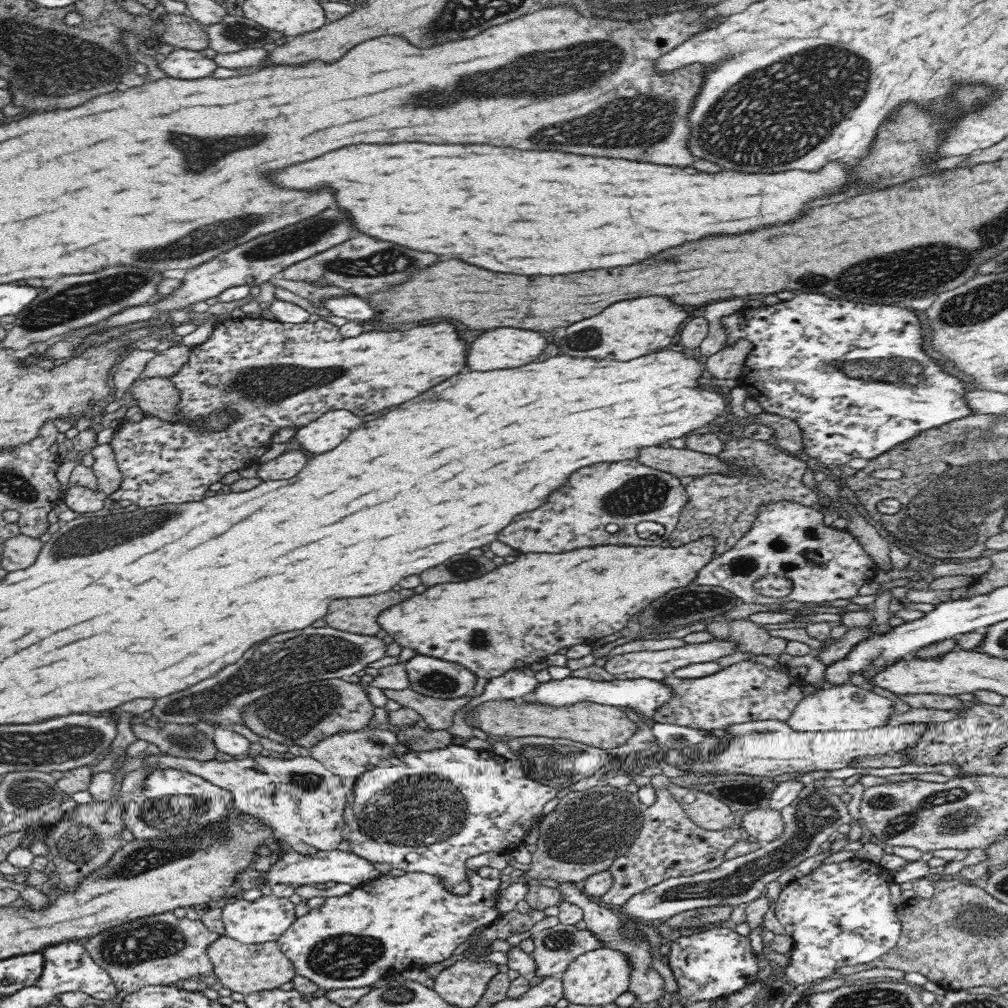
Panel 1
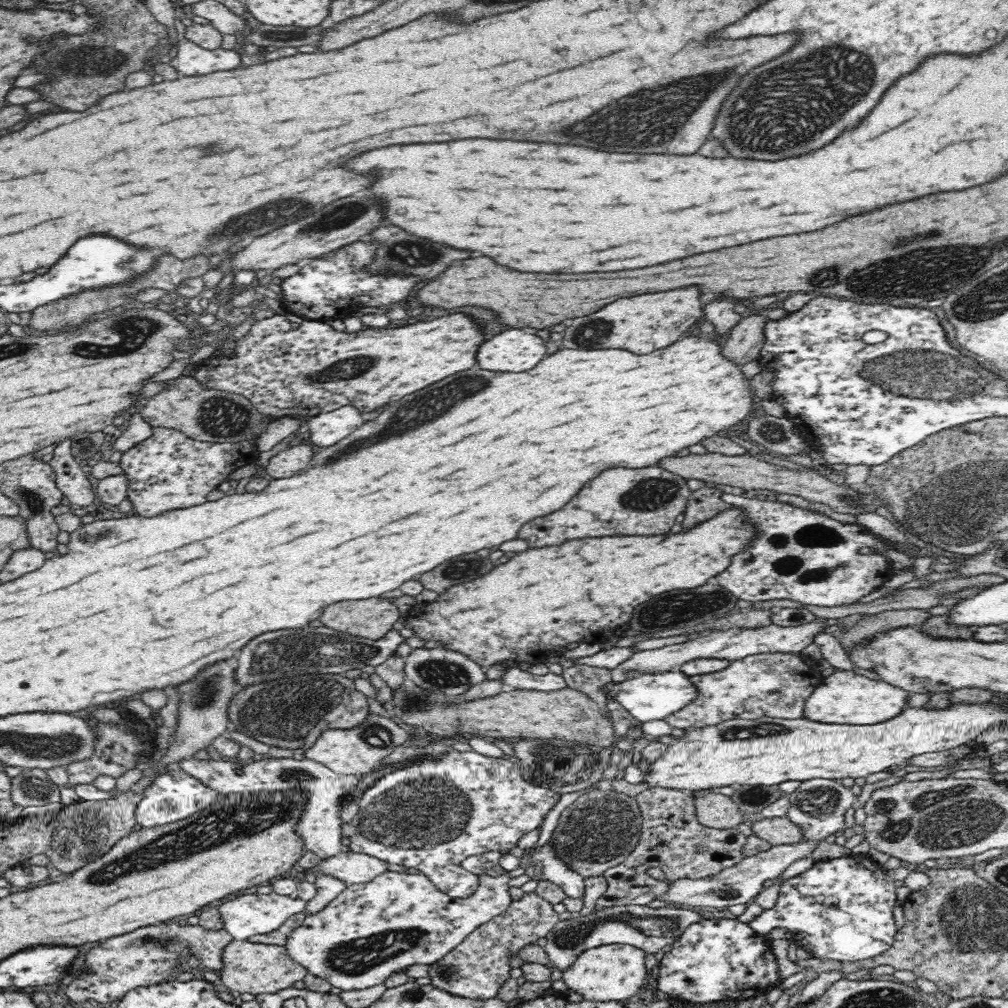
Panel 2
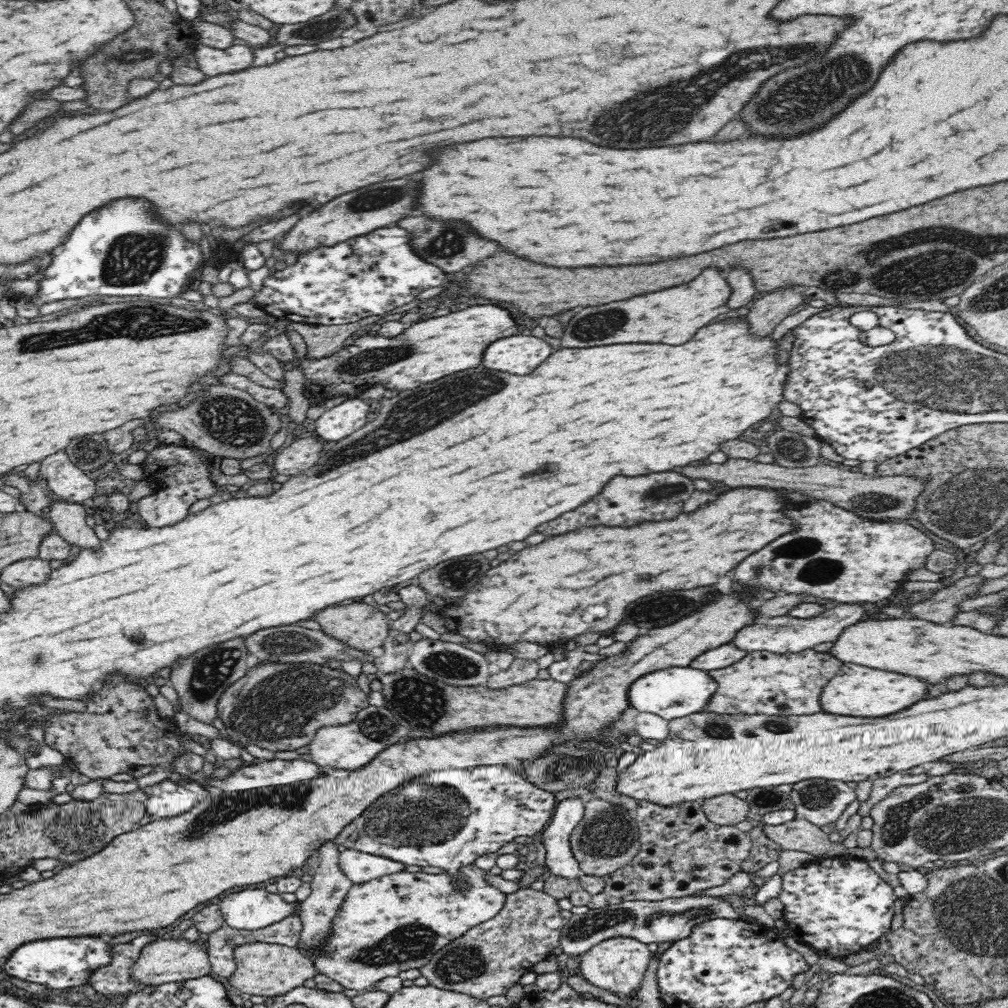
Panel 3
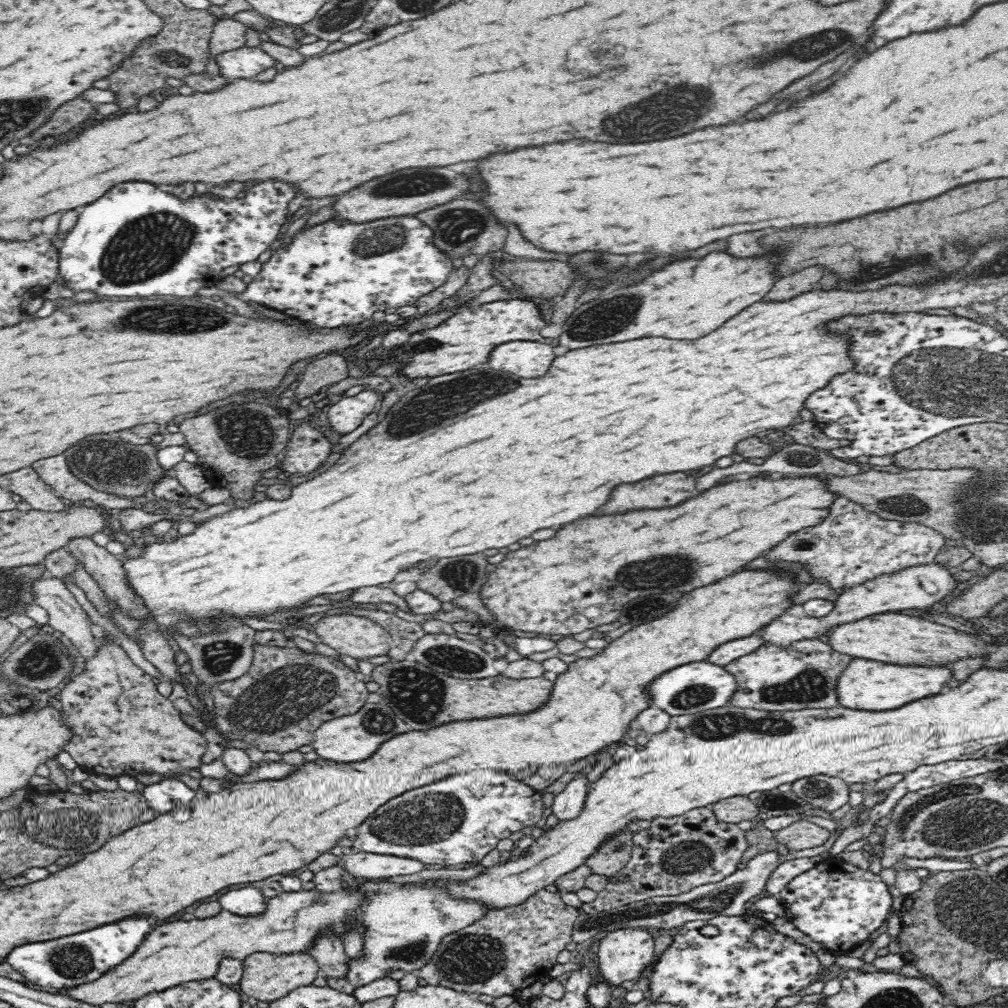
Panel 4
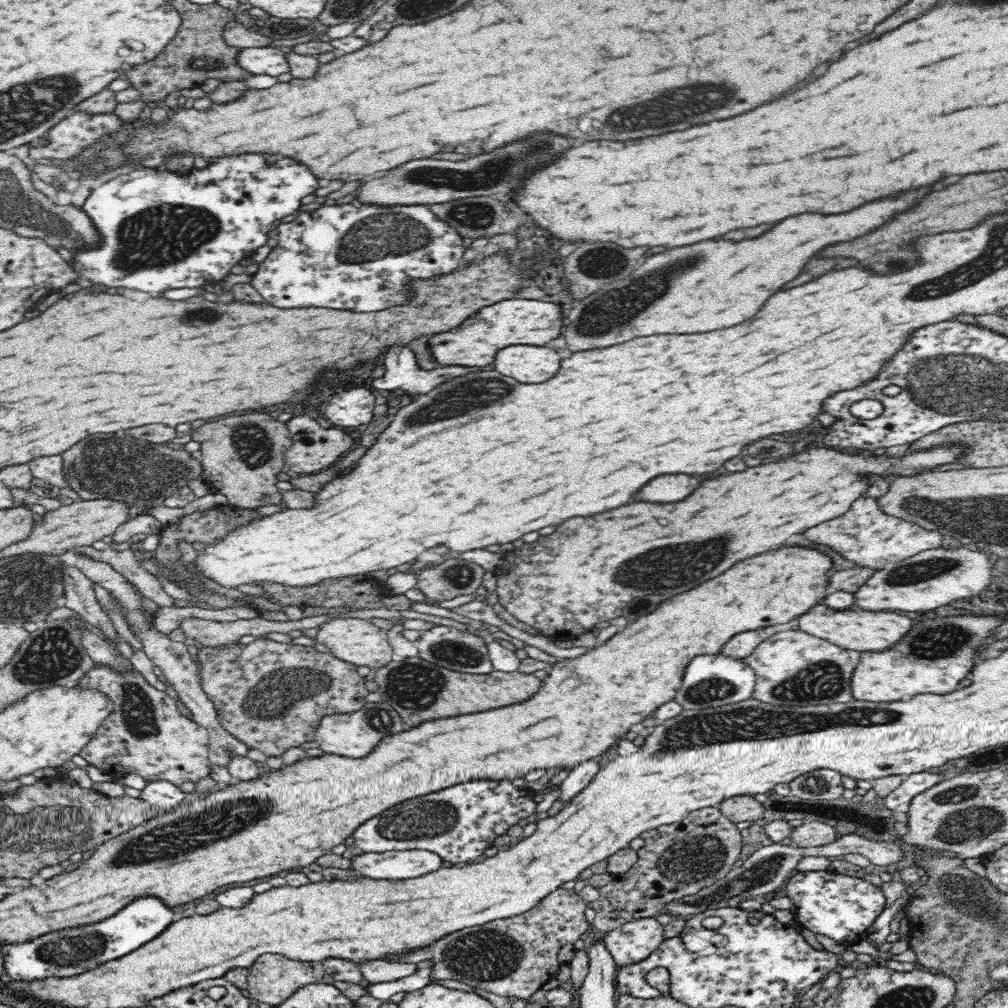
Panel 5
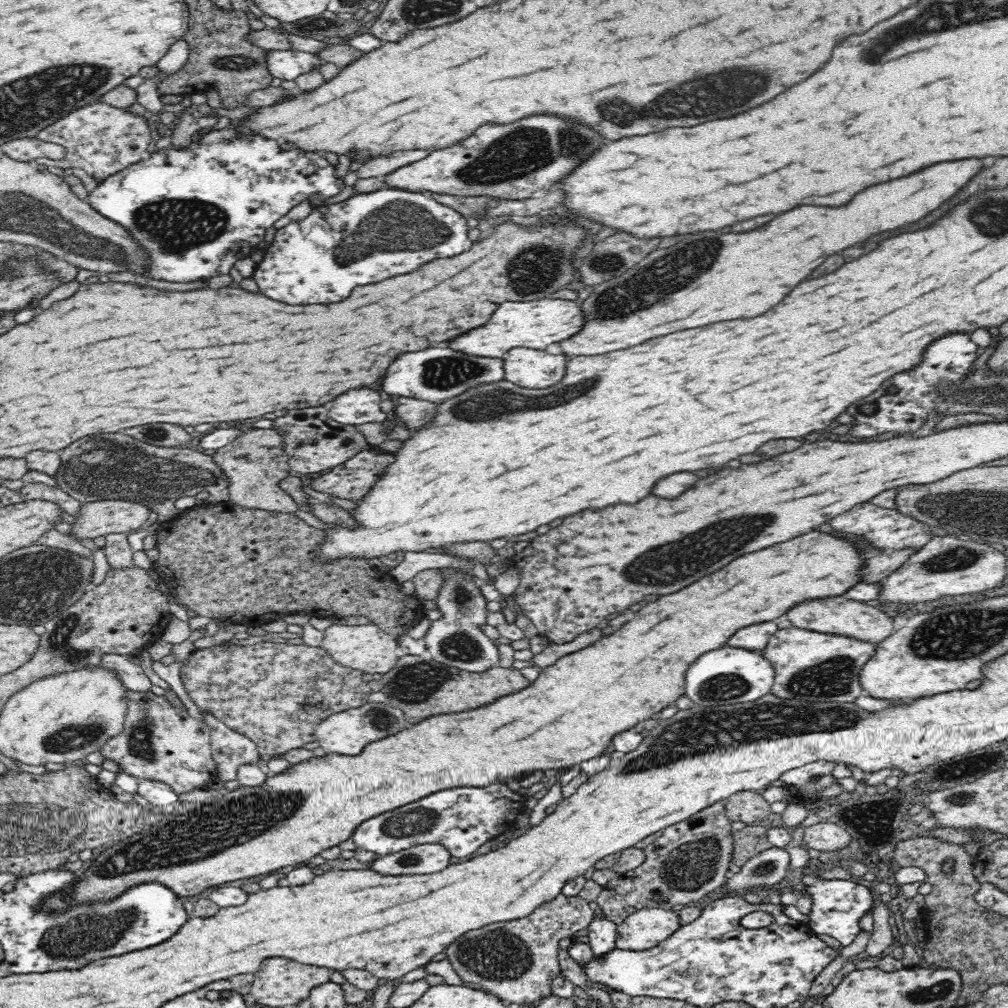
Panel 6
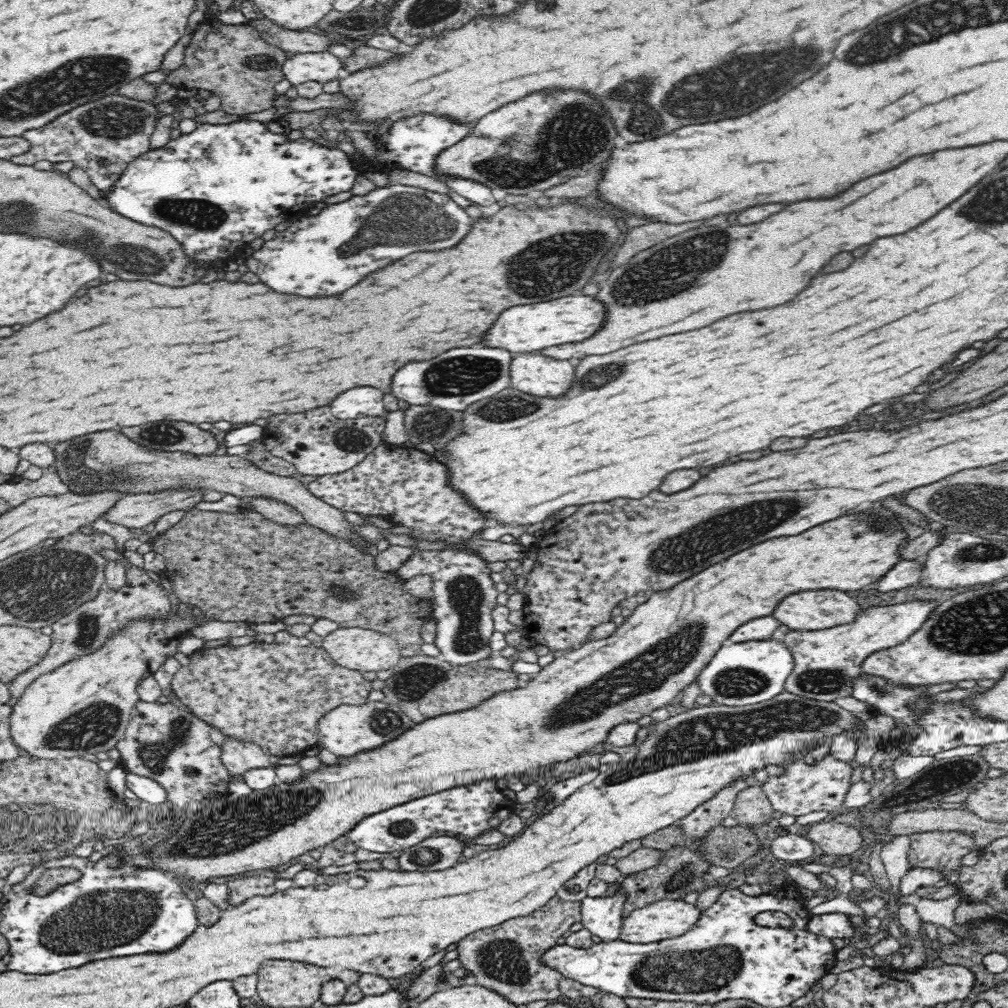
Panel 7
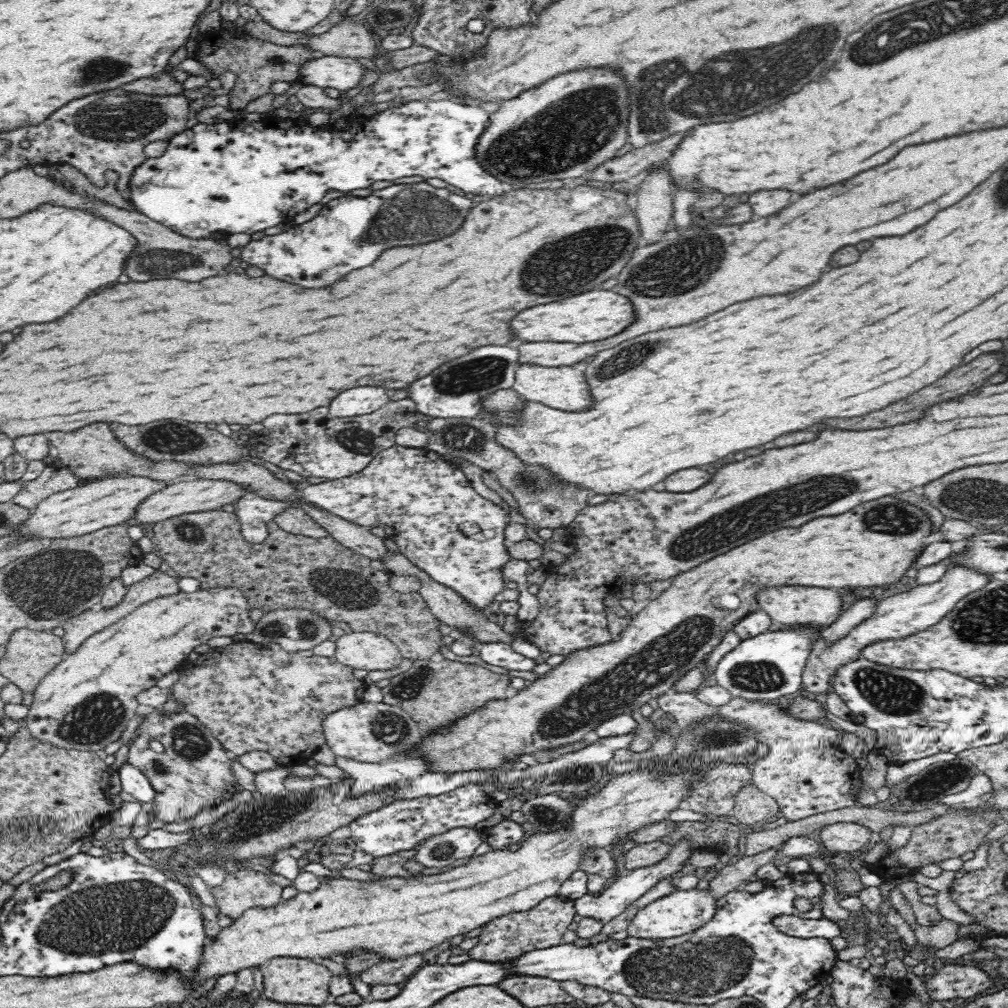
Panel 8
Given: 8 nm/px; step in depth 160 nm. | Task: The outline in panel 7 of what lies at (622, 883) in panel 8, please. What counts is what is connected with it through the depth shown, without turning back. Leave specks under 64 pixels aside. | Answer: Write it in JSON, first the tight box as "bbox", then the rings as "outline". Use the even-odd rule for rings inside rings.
{"bbox":[581,892,624,941],"outline":[[[609,892],[604,897],[587,896],[581,902],[583,928],[602,941],[615,941],[623,925],[624,893]]]}

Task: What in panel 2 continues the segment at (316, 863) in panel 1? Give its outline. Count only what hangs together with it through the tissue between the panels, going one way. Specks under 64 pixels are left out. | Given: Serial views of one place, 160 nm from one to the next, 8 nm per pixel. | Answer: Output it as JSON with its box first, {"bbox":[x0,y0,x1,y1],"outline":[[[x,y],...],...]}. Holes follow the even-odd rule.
{"bbox":[304,851,388,885],"outline":[[[354,851],[341,852],[328,858],[320,858],[312,868],[304,869],[304,874],[328,875],[348,885],[364,884],[388,871],[388,863]]]}

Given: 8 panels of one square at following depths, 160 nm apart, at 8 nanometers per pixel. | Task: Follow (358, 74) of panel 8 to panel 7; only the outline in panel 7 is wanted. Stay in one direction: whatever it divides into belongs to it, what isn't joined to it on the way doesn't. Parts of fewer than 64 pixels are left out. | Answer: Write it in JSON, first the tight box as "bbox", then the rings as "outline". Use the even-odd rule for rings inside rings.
{"bbox":[280,51,343,86],"outline":[[[328,51],[292,53],[281,63],[280,69],[294,86],[310,80],[324,83],[343,77],[342,62]]]}

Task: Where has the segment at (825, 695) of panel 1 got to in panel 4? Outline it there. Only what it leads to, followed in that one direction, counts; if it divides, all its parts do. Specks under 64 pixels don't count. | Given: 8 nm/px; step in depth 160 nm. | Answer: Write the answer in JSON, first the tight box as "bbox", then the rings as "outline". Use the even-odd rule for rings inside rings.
{"bbox":[836,658,952,712],"outline":[[[853,658],[846,670],[842,670],[842,674],[838,676],[836,694],[838,703],[843,708],[886,712],[941,693],[940,690],[946,690],[946,682],[950,678],[952,678],[950,668],[900,666]]]}

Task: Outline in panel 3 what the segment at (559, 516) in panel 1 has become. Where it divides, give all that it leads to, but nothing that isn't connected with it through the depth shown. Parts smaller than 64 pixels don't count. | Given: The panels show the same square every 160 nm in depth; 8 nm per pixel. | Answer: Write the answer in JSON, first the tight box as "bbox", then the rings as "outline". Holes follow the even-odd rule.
{"bbox":[538,472,694,538],"outline":[[[658,472],[658,474],[642,474],[642,476],[614,476],[596,498],[590,498],[584,506],[562,514],[552,522],[544,522],[538,526],[546,538],[574,532],[586,526],[634,526],[640,522],[660,522],[674,520],[682,514],[684,502],[694,492],[694,484],[690,478],[678,472]]]}

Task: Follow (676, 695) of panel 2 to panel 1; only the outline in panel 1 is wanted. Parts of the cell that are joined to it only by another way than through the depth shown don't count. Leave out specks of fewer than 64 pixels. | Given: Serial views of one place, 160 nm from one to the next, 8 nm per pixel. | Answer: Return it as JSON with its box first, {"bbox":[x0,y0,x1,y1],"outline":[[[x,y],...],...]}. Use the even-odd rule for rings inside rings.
{"bbox":[510,676,672,723],"outline":[[[568,676],[564,679],[550,679],[549,682],[542,682],[537,685],[535,690],[524,696],[524,698],[510,700],[515,704],[538,704],[550,705],[553,708],[564,708],[568,705],[578,705],[582,702],[592,702],[593,704],[615,706],[626,710],[637,712],[645,721],[651,723],[654,712],[666,704],[672,697],[671,688],[647,678],[637,678],[636,680],[618,680],[612,682],[597,682],[587,678]]]}

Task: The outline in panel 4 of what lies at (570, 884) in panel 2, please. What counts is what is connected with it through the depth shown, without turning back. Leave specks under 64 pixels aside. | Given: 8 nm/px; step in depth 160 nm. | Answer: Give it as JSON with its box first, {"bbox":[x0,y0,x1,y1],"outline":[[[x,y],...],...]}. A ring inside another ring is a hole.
{"bbox":[551,776,589,822],"outline":[[[584,776],[576,777],[562,792],[555,794],[551,813],[559,822],[568,822],[580,816],[589,791],[586,779]]]}

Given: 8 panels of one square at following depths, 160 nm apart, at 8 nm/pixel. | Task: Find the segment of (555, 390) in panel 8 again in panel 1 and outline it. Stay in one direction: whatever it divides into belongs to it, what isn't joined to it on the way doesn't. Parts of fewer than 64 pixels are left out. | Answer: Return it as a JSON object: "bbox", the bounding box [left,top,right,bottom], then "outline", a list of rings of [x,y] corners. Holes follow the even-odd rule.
{"bbox":[468,328,546,370],"outline":[[[496,328],[496,330],[488,330],[484,334],[480,334],[468,348],[468,368],[470,370],[500,370],[500,368],[518,368],[524,364],[530,364],[534,360],[530,358],[538,358],[542,354],[542,350],[546,348],[546,338],[535,330],[520,330],[520,328]]]}

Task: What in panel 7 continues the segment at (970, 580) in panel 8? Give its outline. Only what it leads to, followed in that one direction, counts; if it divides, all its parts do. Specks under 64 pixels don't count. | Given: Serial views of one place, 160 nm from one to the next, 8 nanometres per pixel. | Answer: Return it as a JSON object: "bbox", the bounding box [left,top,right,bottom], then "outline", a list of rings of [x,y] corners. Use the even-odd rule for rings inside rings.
{"bbox":[780,601,937,701],"outline":[[[912,601],[890,606],[862,609],[850,624],[826,630],[791,630],[780,634],[782,645],[792,653],[794,668],[788,674],[785,692],[798,697],[836,701],[852,697],[862,663],[870,654],[904,642],[924,624],[937,602]]]}

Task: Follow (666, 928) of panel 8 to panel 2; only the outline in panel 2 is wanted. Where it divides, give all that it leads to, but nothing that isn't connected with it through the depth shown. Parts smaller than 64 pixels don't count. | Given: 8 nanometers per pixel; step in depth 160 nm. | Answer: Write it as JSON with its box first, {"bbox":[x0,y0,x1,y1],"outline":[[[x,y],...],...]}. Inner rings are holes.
{"bbox":[560,944,646,1001],"outline":[[[609,944],[585,950],[567,970],[562,971],[560,979],[568,987],[582,995],[587,1001],[626,1001],[640,990],[646,976],[644,951],[626,944]]]}

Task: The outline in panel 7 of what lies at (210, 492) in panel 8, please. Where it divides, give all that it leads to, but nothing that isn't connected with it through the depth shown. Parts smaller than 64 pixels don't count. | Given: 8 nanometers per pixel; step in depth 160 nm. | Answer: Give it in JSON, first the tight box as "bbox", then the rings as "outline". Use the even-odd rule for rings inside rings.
{"bbox":[102,489,203,531],"outline":[[[174,489],[157,493],[124,494],[110,510],[102,514],[102,518],[139,531],[172,510],[189,511],[196,502],[202,502],[203,493],[200,490]]]}

